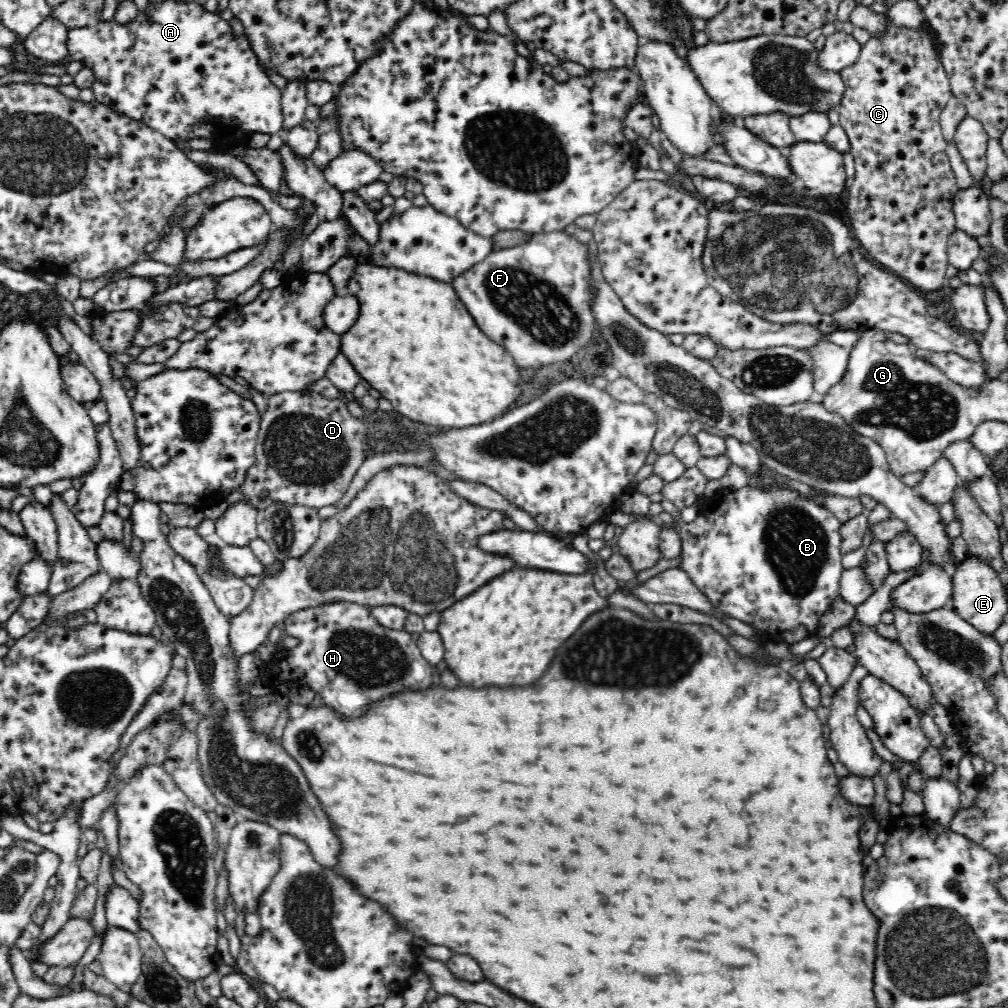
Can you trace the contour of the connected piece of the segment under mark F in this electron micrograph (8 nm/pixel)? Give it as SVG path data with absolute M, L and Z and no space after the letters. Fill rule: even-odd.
M566 231L531 233L521 245L495 249L450 284L482 332L504 346L522 368L570 360L597 331L592 312L592 269L586 244Z

